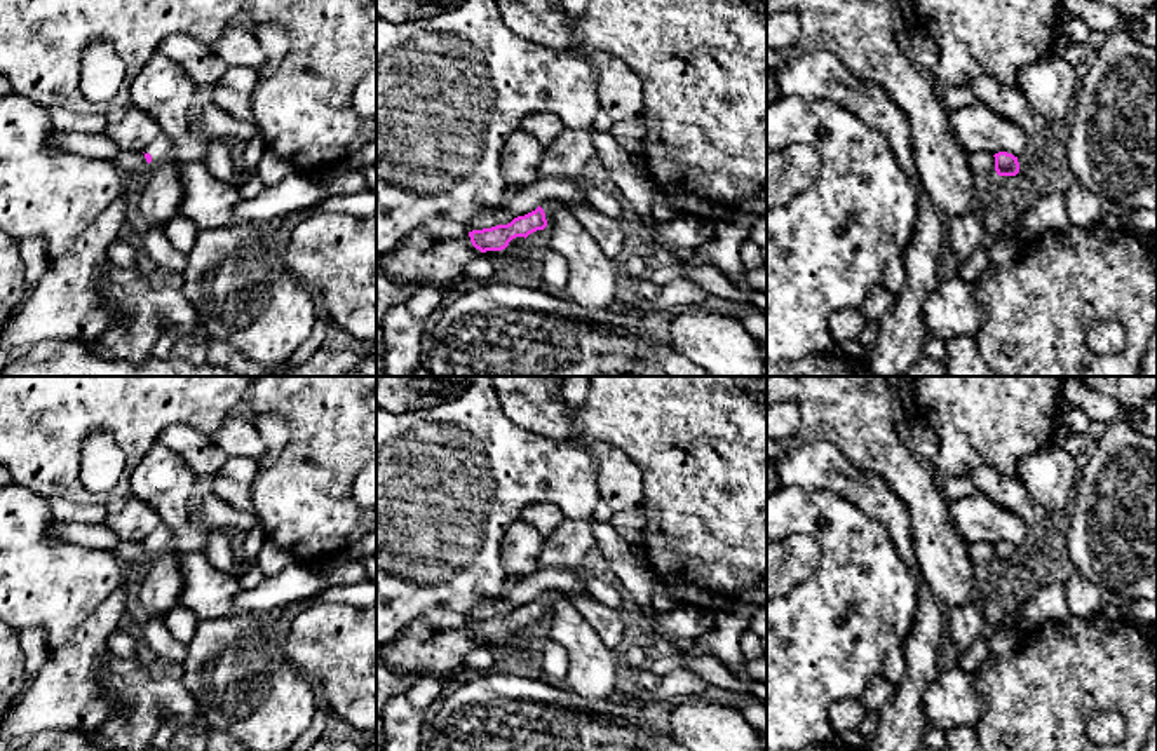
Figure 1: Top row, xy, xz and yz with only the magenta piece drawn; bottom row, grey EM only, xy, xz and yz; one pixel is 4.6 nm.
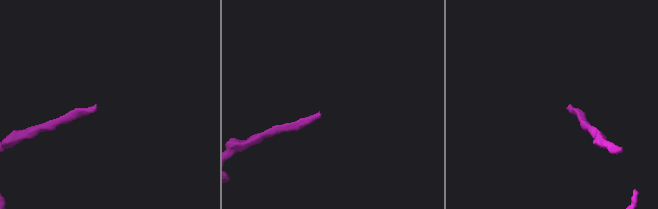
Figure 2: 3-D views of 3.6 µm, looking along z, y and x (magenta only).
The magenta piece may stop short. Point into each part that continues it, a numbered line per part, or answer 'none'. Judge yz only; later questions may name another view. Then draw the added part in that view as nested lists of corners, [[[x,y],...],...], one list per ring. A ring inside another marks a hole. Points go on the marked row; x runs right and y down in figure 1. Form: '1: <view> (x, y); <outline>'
none

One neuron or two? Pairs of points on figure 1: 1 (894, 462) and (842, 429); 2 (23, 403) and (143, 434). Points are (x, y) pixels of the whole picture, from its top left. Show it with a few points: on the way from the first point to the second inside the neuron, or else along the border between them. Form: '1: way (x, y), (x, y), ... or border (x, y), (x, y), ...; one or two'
1: way (882, 453), (854, 429); one
2: way (53, 403), (114, 405); one

